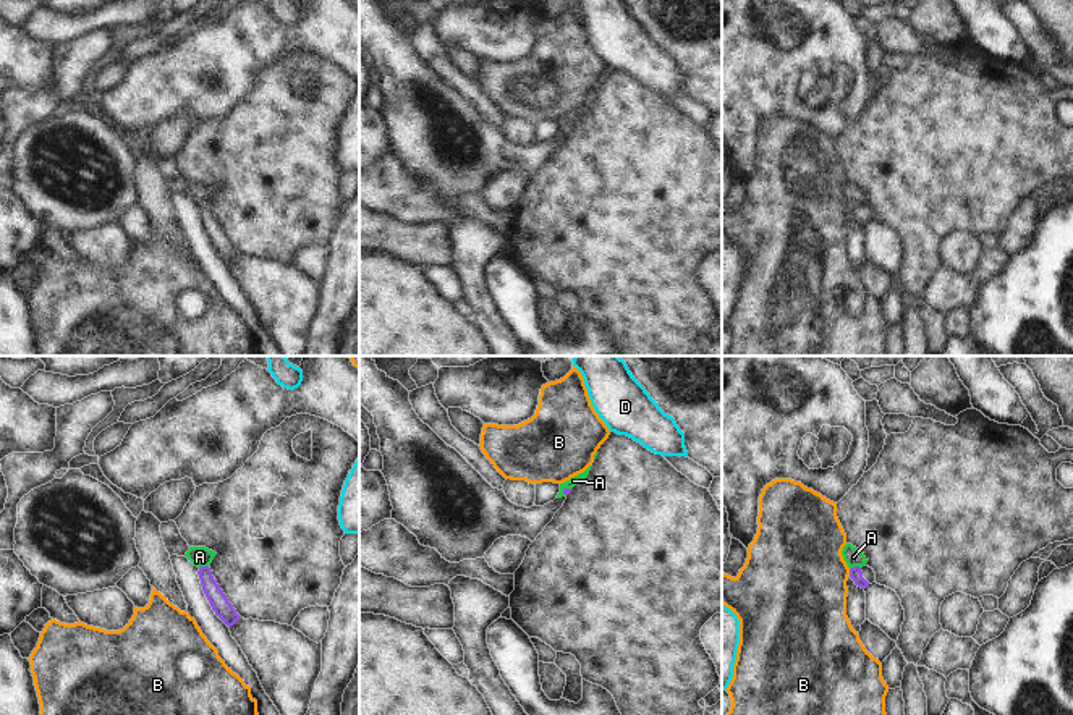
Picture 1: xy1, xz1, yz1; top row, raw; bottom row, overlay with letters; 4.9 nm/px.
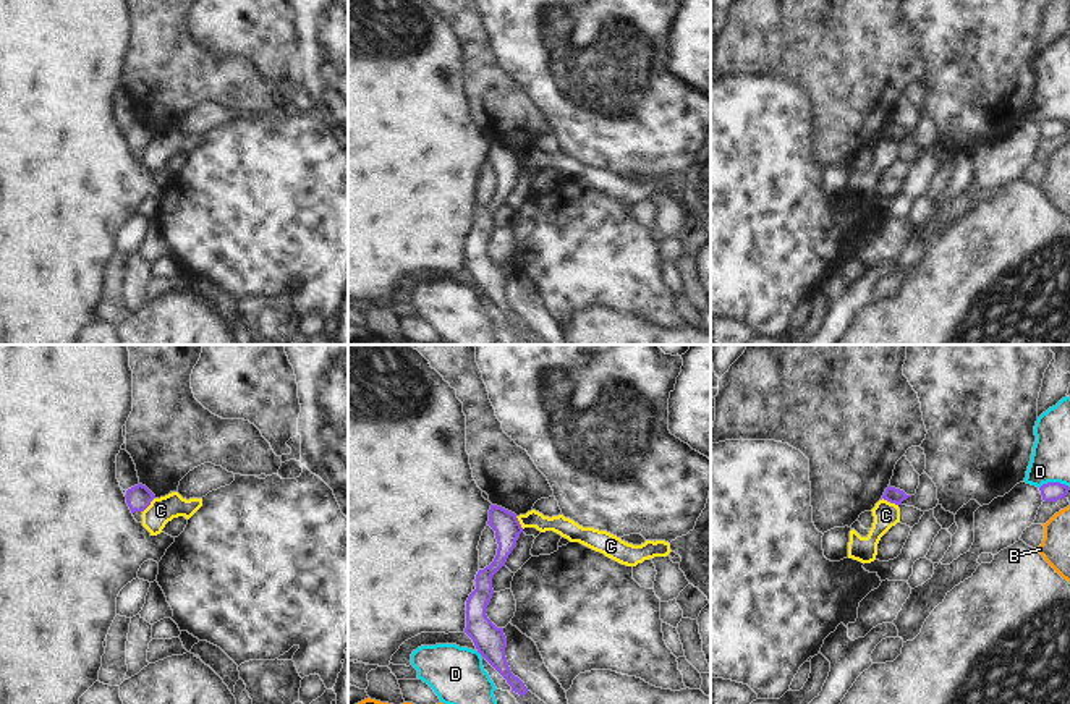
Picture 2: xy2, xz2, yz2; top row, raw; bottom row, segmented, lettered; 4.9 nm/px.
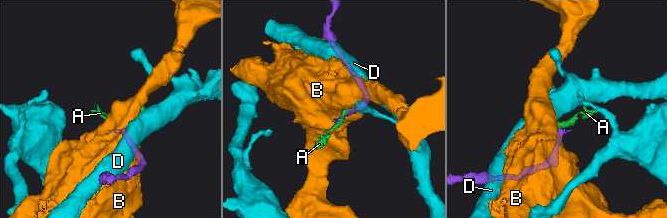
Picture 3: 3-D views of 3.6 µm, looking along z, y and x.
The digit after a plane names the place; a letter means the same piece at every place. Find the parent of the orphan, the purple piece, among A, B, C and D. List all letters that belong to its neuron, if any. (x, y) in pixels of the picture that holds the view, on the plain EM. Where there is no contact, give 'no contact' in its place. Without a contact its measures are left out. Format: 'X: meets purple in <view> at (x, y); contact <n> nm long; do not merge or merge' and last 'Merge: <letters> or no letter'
A: meets purple in yz1 at (855, 204); contact 60 nm long; do not merge
B: meets purple in yz1 at (850, 211); contact 30 nm long; do not merge
C: meets purple in yz2 at (891, 139); contact 90 nm long; do not merge
D: meets purple in yz2 at (1054, 120); contact 150 nm long; do not merge
Merge: no letter

